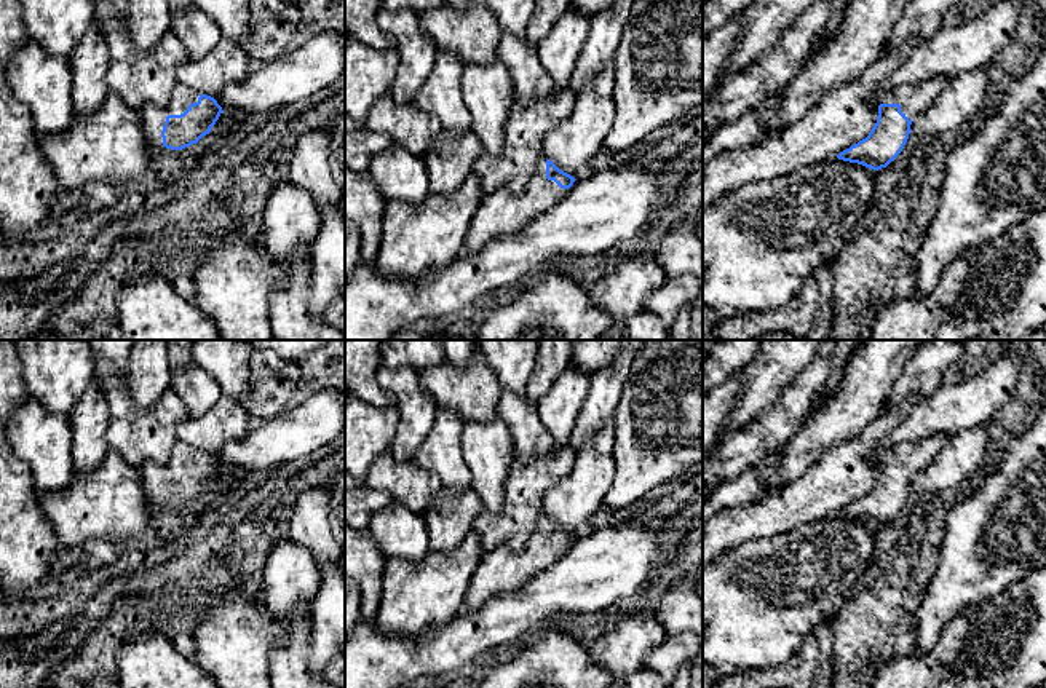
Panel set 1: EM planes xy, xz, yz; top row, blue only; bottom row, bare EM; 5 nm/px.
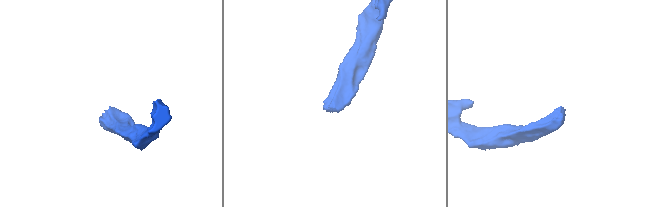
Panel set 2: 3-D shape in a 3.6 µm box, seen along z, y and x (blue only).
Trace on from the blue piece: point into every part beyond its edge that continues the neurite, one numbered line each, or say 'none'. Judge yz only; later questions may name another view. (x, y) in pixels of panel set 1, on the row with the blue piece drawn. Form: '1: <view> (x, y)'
1: yz (914, 99)

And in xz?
1: xz (502, 213)

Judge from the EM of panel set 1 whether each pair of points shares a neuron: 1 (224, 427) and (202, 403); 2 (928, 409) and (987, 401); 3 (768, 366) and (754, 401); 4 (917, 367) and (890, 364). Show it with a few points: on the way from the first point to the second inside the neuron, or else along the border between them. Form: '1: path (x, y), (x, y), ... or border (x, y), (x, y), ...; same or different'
1: border (222, 396), (203, 414), (190, 417); different
2: path (942, 409), (973, 403); same
3: path (768, 374), (757, 393); same
4: border (912, 356), (888, 399); different

